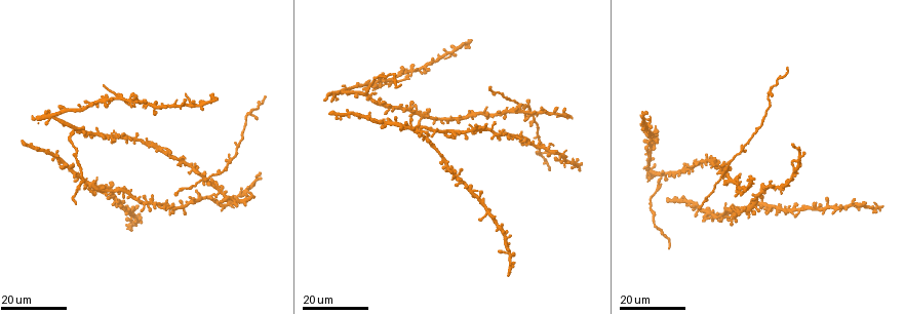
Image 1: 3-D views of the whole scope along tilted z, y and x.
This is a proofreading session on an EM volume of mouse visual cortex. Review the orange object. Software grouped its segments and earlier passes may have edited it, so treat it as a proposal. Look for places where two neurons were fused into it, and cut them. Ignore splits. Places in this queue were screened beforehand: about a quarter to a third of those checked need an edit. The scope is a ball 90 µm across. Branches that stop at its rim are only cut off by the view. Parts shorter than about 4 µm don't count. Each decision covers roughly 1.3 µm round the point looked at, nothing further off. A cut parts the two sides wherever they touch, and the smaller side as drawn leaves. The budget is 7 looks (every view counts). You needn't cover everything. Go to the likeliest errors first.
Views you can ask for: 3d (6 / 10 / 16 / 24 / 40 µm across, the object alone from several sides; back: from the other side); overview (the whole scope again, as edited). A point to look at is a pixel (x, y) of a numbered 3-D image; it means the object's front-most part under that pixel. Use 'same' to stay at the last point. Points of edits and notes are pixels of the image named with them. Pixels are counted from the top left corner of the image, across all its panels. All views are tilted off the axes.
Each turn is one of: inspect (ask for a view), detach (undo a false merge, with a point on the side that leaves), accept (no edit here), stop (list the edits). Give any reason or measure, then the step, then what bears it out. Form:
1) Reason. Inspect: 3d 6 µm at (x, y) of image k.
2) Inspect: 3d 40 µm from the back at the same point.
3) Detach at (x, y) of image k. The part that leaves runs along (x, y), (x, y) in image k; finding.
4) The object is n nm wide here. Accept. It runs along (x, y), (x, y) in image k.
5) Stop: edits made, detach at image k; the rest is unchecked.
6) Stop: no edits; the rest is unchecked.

Thin arm on a thick one. Inspect: 3d 24 µm at (390, 81) of image 1.

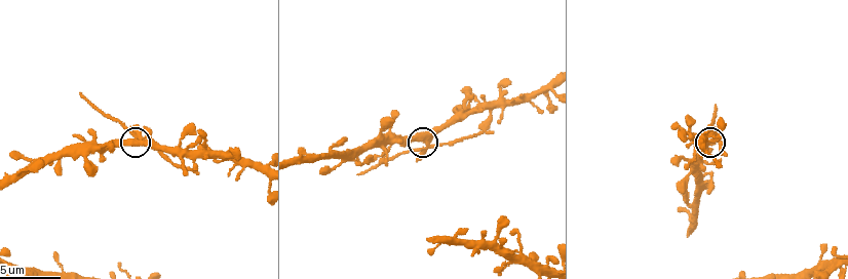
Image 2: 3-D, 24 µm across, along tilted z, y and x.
Inspect: 3d 6 µm at (428, 142) of image 2.

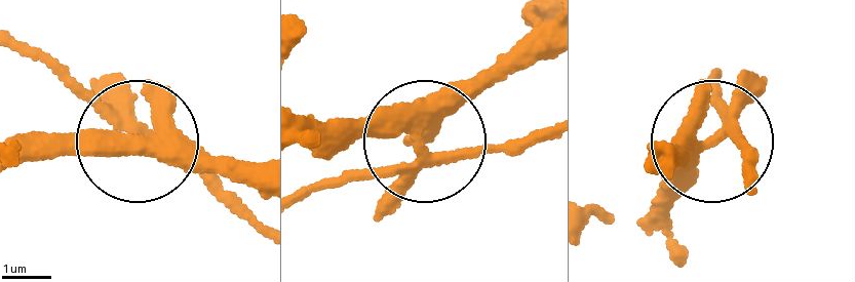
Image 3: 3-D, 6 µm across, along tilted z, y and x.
The side arm is 7 µm long. Detach at (103, 88) of image 3. Two neurons meet here.

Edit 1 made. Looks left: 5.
Looks like a crossing. Inspect: 3d 24 µm at (686, 198) of image 1.

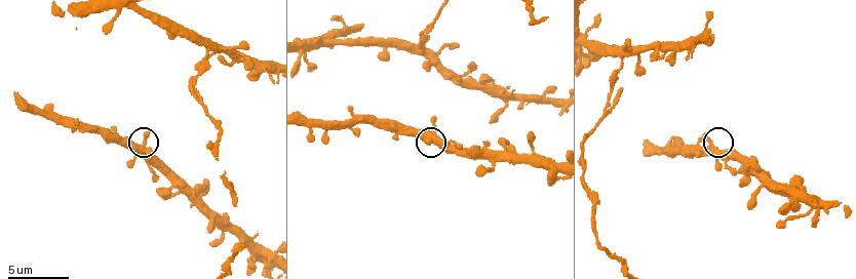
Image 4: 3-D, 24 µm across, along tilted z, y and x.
Zoom in. Inspect: 3d 6 µm at (712, 148) of image 4.

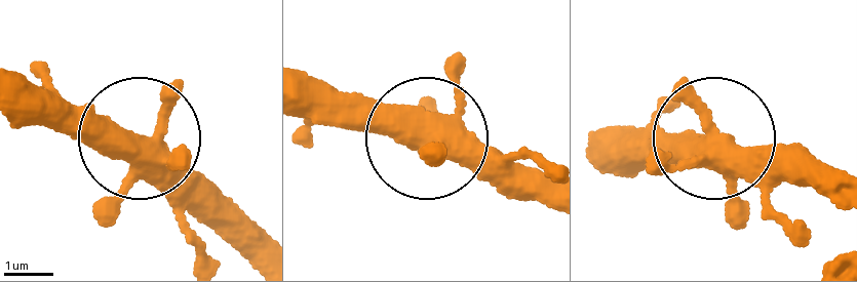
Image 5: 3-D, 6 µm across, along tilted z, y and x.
5 arms meet here. Accept. All the same neuron.

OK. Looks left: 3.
Three arms meet. Inspect: 3d 24 µm at (419, 132) of image 1.

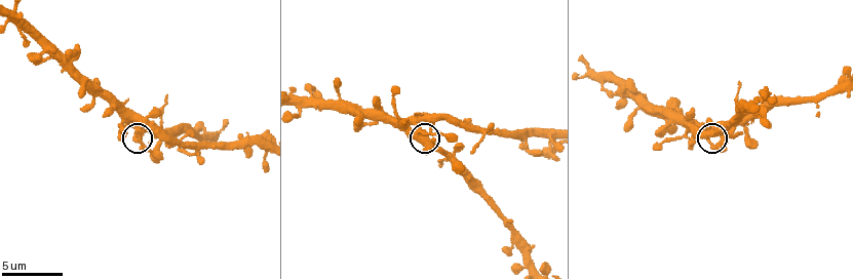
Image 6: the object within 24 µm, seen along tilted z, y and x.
Inspect: 3d 10 µm at (137, 139) of image 6.

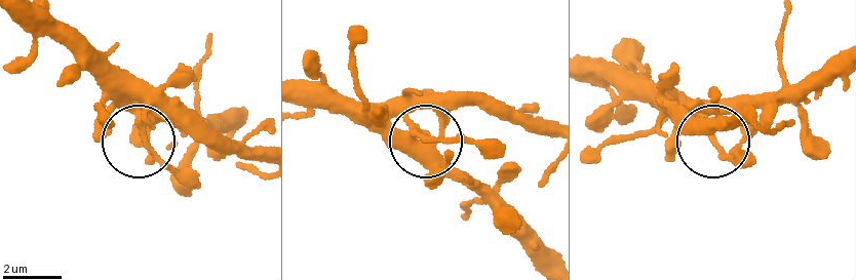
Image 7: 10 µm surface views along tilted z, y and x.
3 arms meet here. Accept. All the same neuron.

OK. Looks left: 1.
Stop: edits made, detach at image 3; the rest is unchecked.

